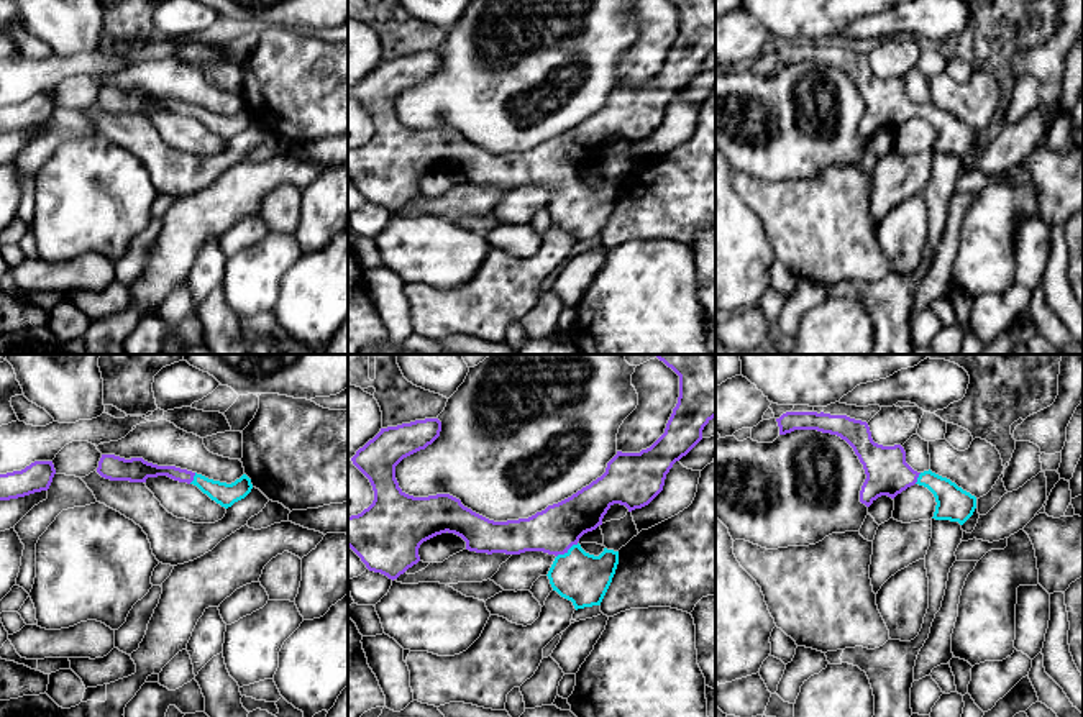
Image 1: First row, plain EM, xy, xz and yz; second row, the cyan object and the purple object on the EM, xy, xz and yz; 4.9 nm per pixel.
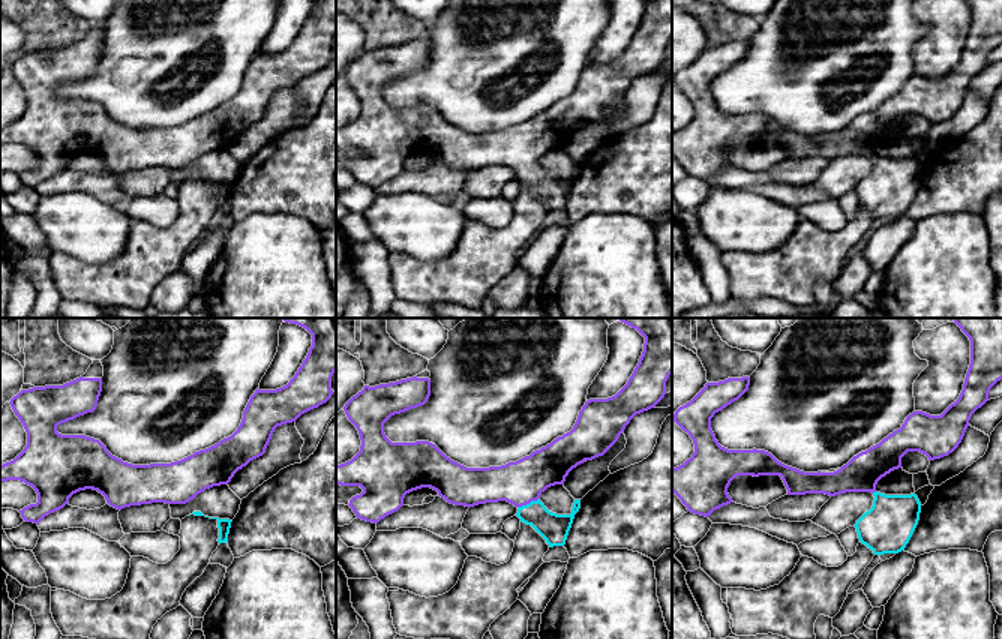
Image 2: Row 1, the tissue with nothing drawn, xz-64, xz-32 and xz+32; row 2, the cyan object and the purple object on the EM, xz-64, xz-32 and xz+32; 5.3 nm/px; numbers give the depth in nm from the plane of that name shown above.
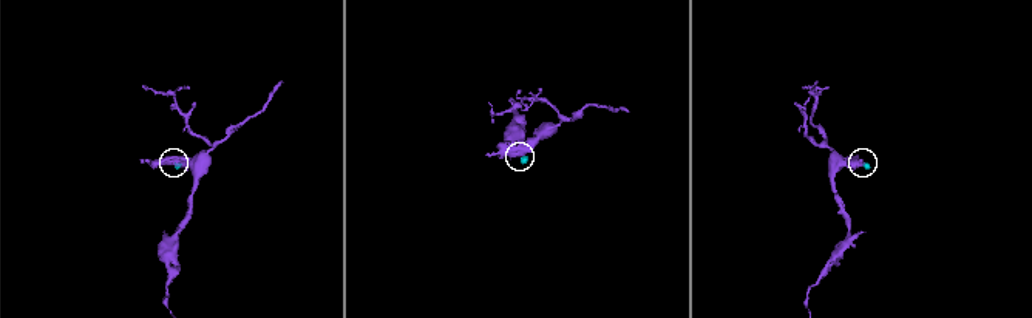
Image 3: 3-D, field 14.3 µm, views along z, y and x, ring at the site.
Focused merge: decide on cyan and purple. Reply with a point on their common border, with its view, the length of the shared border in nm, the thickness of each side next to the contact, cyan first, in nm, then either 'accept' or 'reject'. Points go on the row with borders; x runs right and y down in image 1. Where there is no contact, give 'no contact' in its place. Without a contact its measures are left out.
xz (568, 550) | 130 nm | 260/220 nm | accept

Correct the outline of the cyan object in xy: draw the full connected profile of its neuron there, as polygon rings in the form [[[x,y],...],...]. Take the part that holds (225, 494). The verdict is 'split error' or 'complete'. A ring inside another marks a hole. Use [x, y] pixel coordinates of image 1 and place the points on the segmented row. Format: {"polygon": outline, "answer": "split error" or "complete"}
{"polygon": [[[102,454],[97,473],[110,481],[130,482],[146,482],[148,477],[167,476],[174,481],[197,486],[225,509],[244,499],[253,489],[251,479],[246,474],[226,484],[176,466],[158,466],[143,458],[125,459],[115,454]]], "answer": "split error"}

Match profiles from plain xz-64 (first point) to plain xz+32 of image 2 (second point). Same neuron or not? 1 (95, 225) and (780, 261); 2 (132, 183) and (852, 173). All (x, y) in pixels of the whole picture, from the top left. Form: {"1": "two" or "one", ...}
{"1": "two", "2": "one"}

